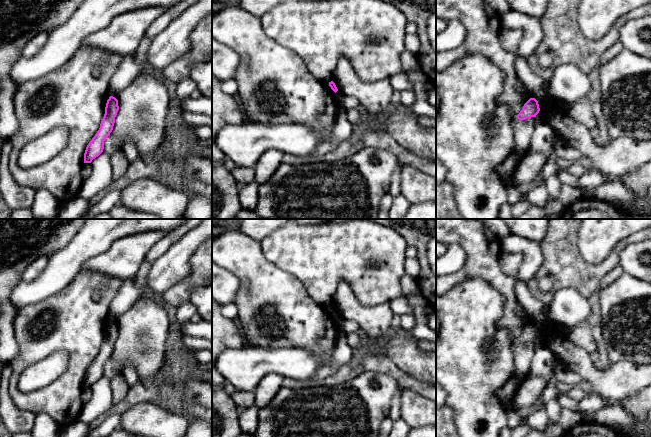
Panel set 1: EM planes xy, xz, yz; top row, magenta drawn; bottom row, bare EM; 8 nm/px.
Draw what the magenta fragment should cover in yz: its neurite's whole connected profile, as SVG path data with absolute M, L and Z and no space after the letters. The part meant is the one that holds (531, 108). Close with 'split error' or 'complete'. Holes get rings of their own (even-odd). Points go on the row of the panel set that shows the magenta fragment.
M530 98L523 106L520 113L517 115L519 120L525 120L527 118L536 117L540 108L538 101L535 98Z | complete

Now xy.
M110 96L106 103L105 114L101 121L100 128L86 147L84 163L91 163L93 159L103 152L104 141L113 130L118 110L118 100Z | complete

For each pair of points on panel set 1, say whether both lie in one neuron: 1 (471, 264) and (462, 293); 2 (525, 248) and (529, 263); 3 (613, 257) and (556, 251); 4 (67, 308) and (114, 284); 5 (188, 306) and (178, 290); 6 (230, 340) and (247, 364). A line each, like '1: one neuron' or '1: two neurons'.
1: two neurons
2: one neuron
3: one neuron
4: one neuron
5: two neurons
6: two neurons

